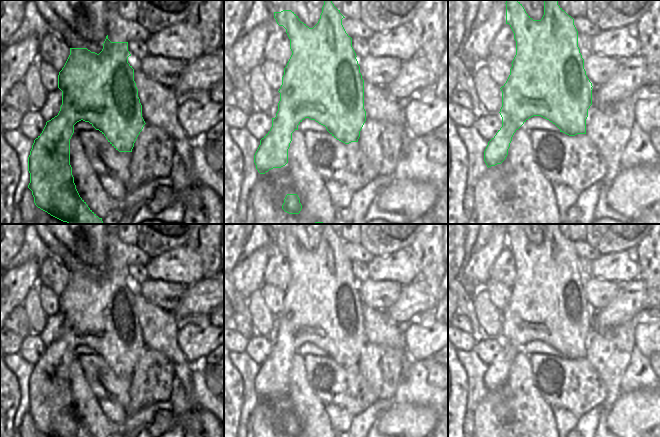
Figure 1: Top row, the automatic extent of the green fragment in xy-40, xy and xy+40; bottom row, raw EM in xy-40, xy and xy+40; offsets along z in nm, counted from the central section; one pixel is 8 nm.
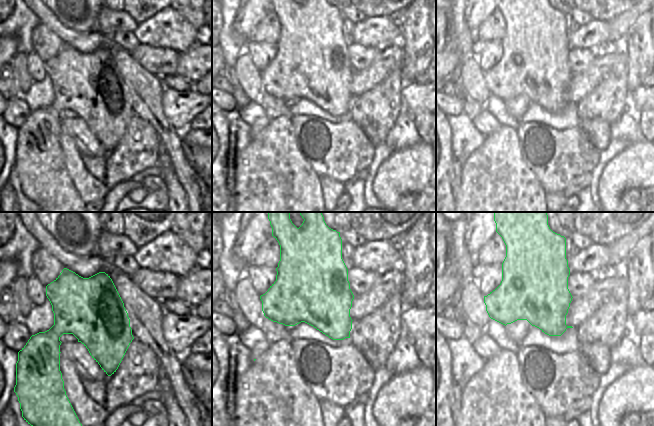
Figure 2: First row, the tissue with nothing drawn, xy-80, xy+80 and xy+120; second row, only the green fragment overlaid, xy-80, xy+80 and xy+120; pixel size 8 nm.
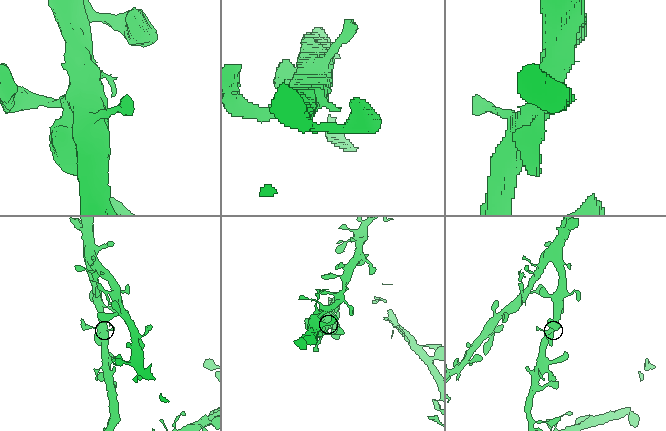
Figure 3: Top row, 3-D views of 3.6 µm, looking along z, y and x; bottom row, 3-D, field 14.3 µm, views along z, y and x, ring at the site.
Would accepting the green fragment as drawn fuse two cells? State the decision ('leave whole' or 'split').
leave whole

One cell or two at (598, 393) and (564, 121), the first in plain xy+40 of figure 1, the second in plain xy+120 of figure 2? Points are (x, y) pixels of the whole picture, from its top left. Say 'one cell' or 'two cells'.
two cells

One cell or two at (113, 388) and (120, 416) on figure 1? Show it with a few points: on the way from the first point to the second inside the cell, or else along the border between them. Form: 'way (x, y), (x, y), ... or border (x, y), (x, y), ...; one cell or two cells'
border (98, 399), (112, 399), (124, 410); two cells

